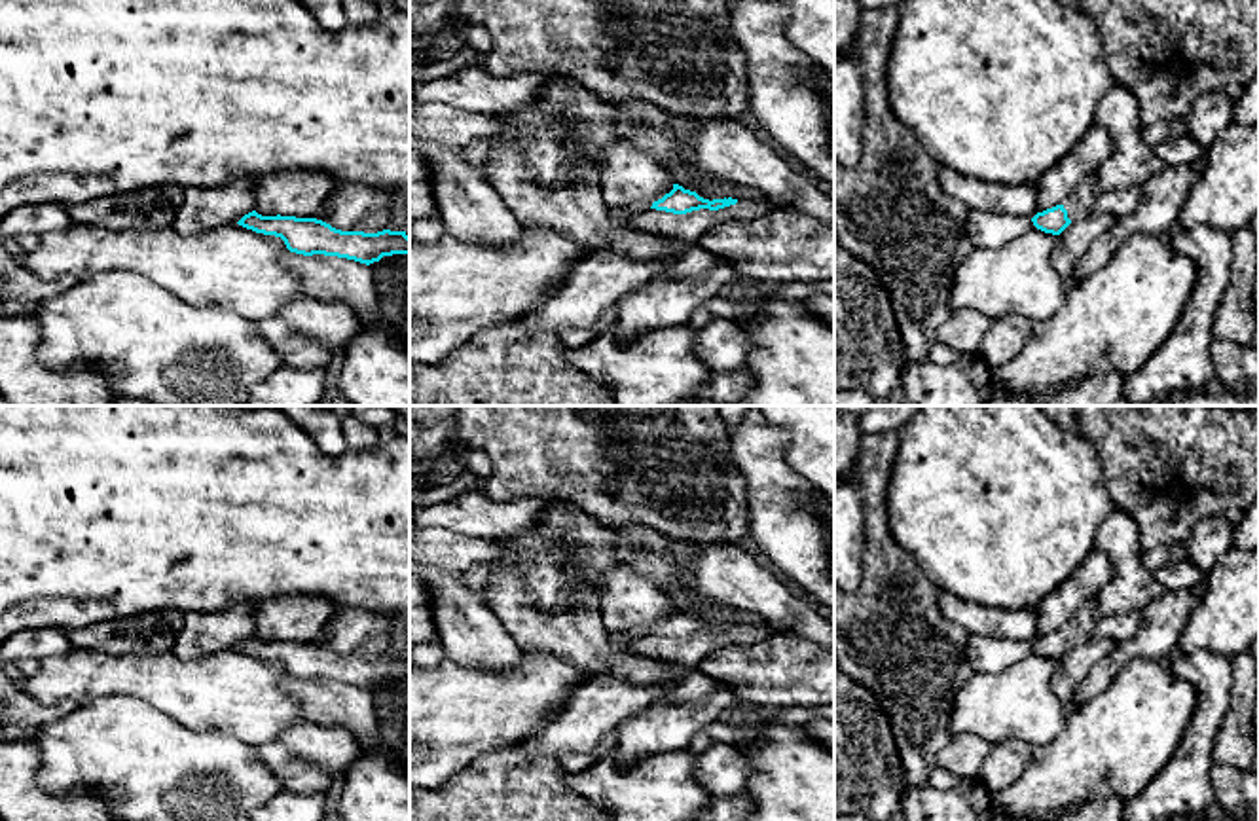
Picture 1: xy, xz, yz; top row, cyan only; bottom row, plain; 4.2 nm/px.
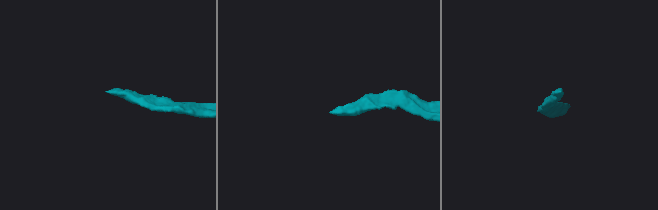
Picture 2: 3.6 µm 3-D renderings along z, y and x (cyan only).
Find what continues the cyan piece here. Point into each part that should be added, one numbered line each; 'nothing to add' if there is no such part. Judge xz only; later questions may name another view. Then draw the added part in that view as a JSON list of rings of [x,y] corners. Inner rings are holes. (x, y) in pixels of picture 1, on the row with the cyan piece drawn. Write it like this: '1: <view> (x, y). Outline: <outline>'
1: xz (689, 226). Outline: [[[738,199],[736,205],[709,210],[700,209],[686,214],[673,214],[656,209],[612,209],[611,220],[620,228],[630,228],[652,237],[698,241],[707,229],[726,220],[753,220],[779,209],[770,199]]]

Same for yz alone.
1: yz (1079, 203). Outline: [[[1083,178],[1083,182],[1069,190],[1067,197],[1064,199],[1064,209],[1067,210],[1067,218],[1071,222],[1079,222],[1094,212],[1096,192],[1094,192],[1094,178]]]

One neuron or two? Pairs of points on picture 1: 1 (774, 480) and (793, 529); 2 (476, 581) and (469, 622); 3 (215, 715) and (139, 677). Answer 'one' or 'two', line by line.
1: one
2: two
3: one

